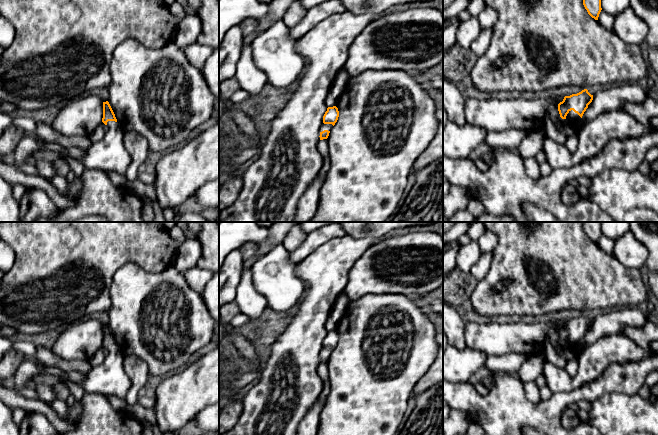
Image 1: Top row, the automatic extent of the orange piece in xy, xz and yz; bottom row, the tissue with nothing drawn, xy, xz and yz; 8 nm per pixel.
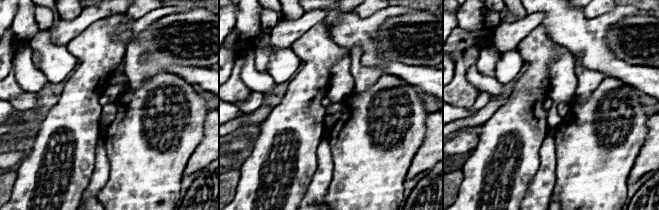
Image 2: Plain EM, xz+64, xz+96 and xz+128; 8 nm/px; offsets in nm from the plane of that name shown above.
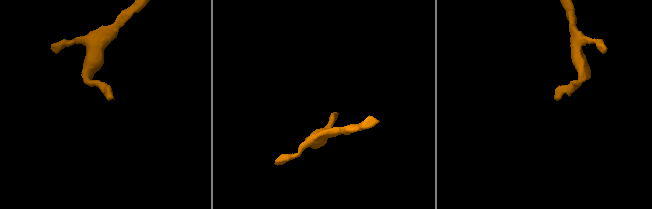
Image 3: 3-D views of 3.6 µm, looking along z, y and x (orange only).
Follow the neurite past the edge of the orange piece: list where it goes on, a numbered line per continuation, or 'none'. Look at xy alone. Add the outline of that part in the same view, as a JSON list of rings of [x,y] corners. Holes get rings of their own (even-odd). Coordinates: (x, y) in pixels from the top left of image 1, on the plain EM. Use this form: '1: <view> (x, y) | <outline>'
1: xy (109, 378) | [[[108,345],[106,350],[104,361],[84,374],[85,378],[79,385],[85,393],[102,393],[125,398],[131,381],[124,370],[124,355],[115,345]]]

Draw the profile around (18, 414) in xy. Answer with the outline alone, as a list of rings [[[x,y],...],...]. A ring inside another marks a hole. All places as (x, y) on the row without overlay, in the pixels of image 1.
[[[16,408],[14,410],[12,410],[12,418],[14,423],[20,427],[23,419],[25,418],[27,412],[25,412],[23,409],[21,408]]]

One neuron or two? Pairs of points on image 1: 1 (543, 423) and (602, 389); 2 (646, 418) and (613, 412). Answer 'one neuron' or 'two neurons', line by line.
1: one neuron
2: one neuron

